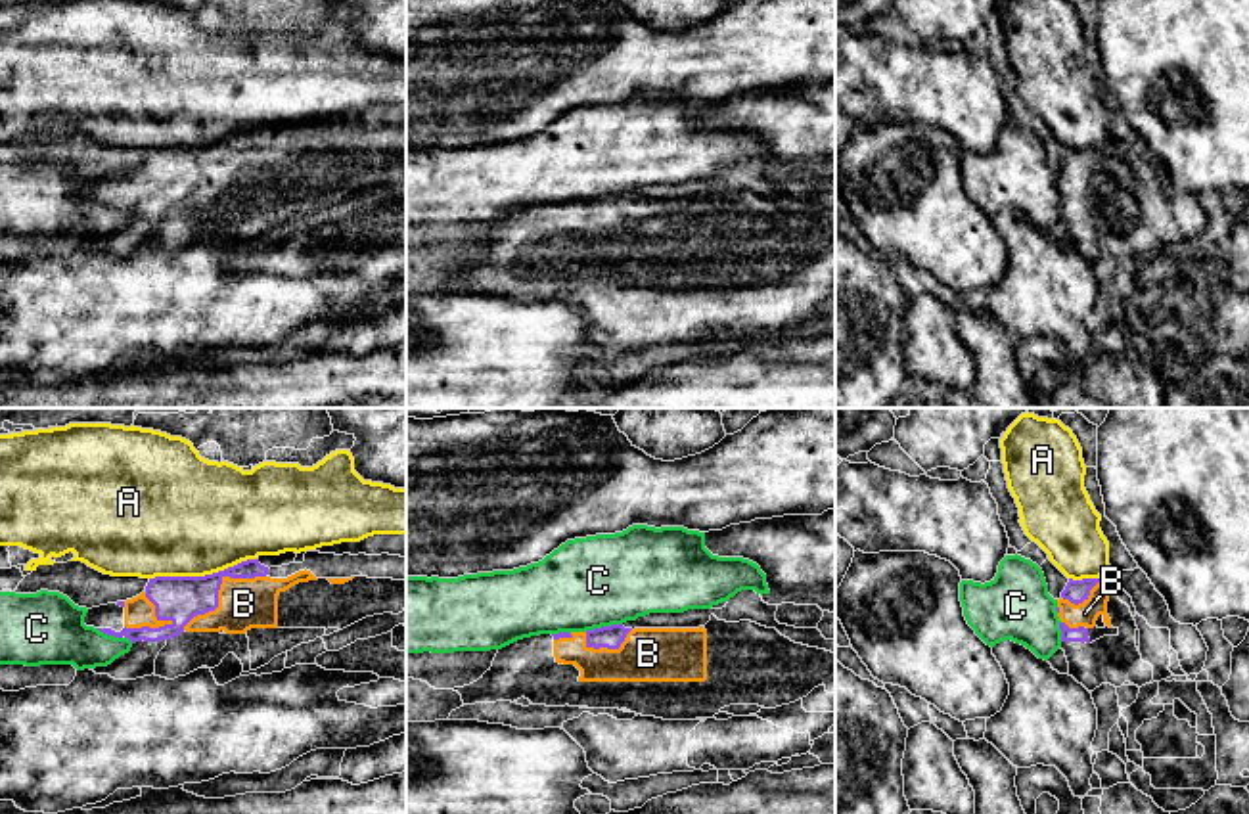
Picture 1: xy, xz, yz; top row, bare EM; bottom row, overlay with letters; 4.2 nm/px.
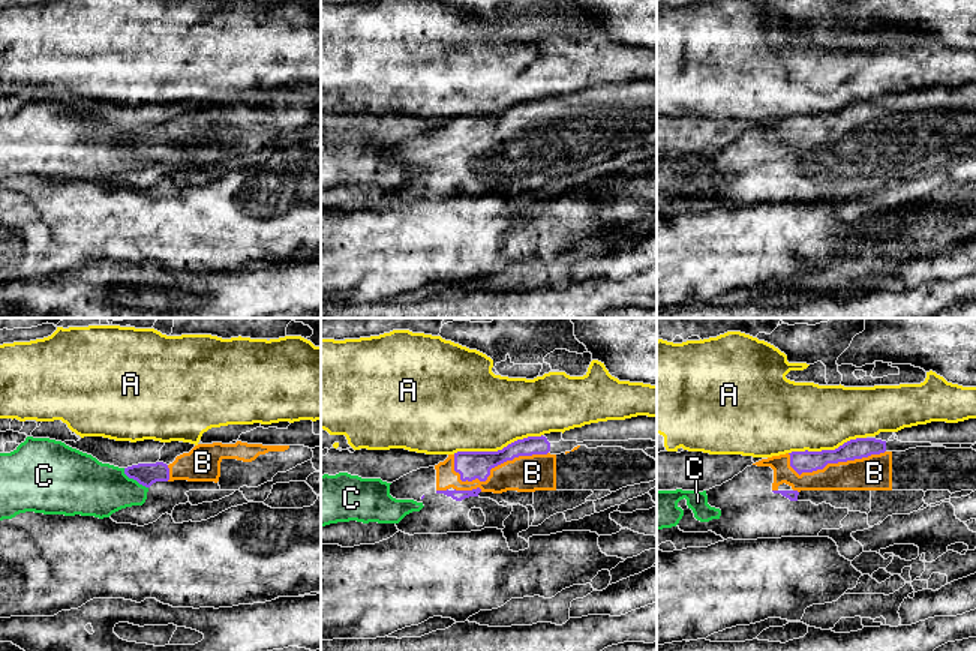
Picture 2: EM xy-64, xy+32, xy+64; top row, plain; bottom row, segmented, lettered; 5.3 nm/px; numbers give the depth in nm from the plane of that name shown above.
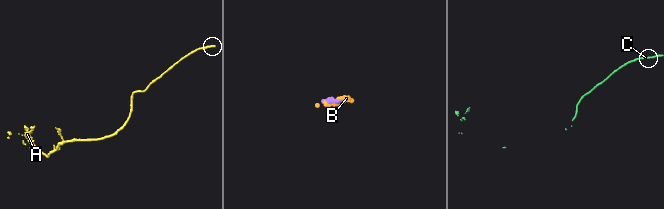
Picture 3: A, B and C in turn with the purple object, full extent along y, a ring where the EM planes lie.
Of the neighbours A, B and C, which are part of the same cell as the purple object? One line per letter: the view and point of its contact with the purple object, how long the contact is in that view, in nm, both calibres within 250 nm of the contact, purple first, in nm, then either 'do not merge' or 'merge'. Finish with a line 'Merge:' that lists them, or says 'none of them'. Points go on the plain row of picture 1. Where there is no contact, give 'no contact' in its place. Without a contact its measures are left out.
A: xy (202, 148) | 460 nm | 190/480 nm | do not merge
B: xy (219, 159) | 420 nm | 190/220 nm | merge
C: xz (602, 198) | 160 nm | 100/380 nm | do not merge
Merge: B

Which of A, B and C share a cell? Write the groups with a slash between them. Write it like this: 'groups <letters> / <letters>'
groups A / B / C

